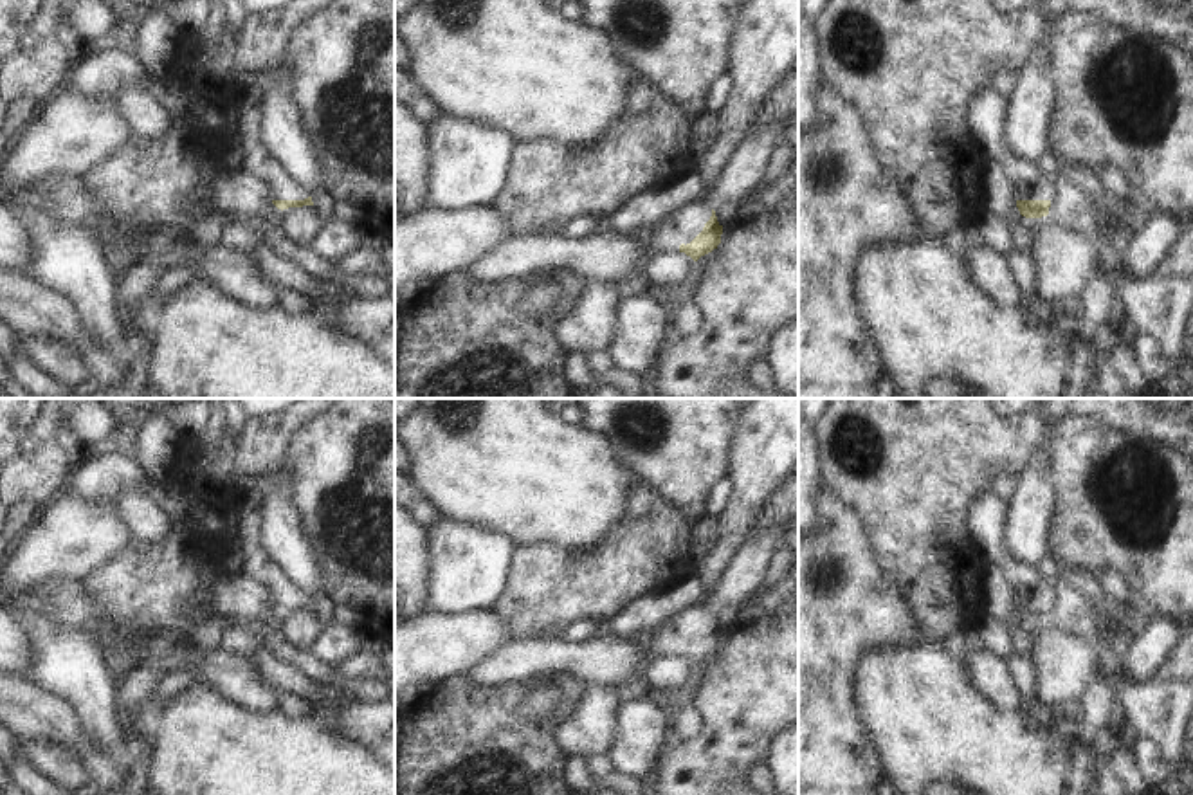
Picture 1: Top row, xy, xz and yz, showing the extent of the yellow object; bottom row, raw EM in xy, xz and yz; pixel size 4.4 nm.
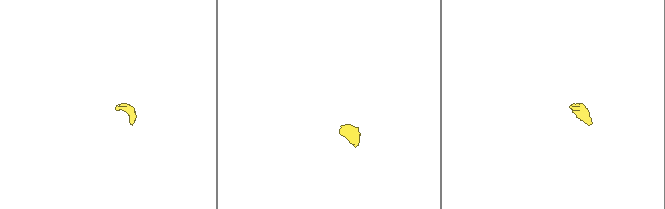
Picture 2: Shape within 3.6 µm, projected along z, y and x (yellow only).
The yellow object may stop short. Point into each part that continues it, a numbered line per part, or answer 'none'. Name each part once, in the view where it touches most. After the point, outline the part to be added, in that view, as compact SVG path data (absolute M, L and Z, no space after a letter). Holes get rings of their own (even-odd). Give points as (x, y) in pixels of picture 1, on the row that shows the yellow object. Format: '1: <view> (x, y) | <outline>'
1: xz (685, 224) | M699 198L640 234L651 252L678 252L681 243L690 243L703 231L710 216L712 209Z

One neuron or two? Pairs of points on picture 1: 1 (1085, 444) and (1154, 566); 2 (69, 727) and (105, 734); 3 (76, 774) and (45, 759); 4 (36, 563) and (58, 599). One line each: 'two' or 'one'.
1: one
2: two
3: one
4: two

